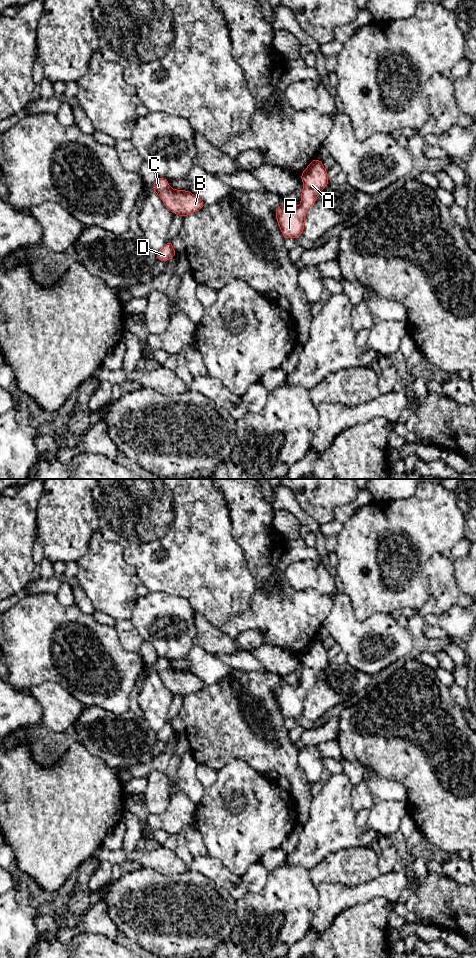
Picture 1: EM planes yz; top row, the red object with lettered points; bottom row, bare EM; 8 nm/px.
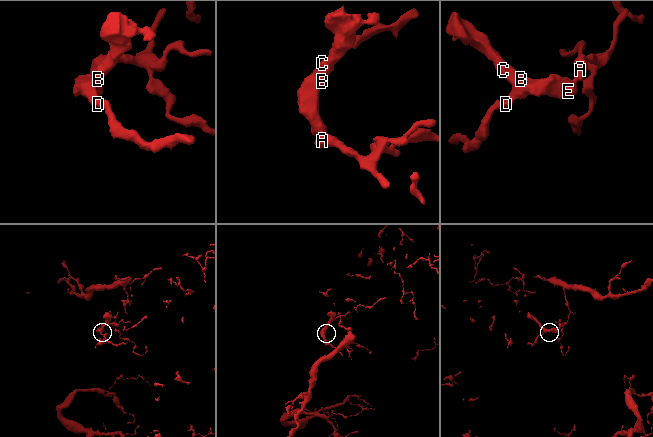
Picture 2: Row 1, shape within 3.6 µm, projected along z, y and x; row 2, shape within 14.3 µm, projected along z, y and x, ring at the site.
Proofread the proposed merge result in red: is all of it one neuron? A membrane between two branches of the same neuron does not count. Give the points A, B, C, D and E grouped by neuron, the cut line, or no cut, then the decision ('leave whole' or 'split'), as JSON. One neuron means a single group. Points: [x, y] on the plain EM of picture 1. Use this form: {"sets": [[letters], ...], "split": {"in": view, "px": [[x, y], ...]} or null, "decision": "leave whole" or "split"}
{"sets": [["A", "B", "C", "D", "E"]], "split": null, "decision": "leave whole"}

